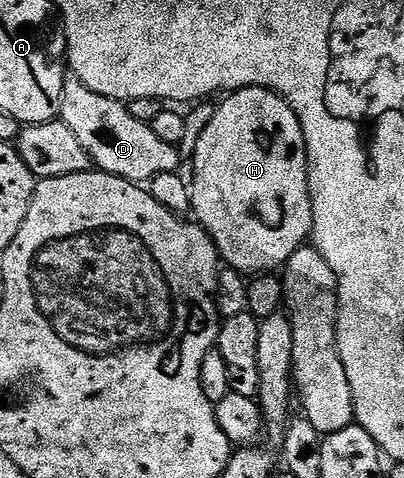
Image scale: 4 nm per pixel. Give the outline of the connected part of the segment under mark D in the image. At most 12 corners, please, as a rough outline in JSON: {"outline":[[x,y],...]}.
{"outline":[[63,79],[59,118],[102,173],[147,184],[181,159],[124,103]]}

